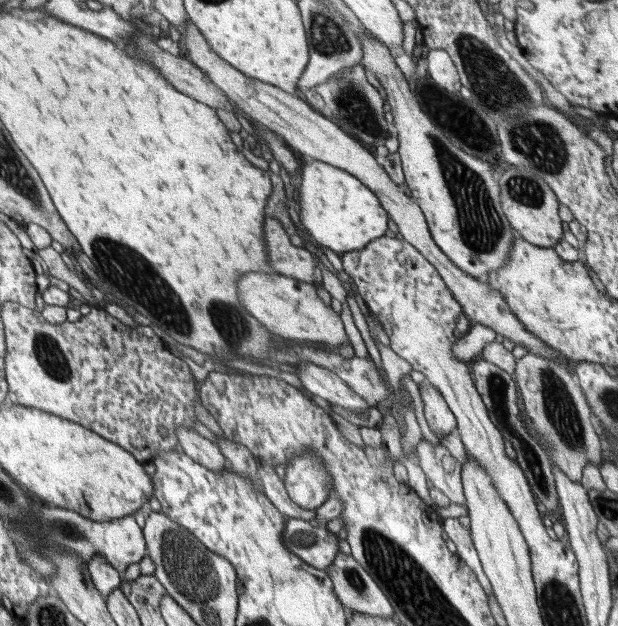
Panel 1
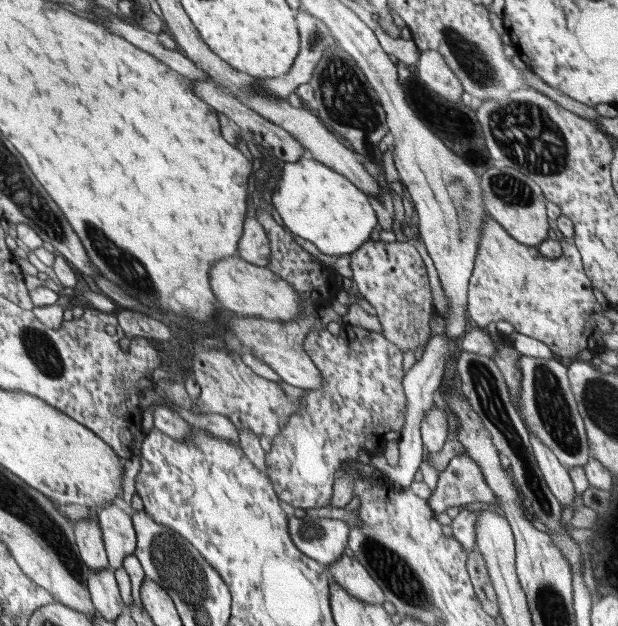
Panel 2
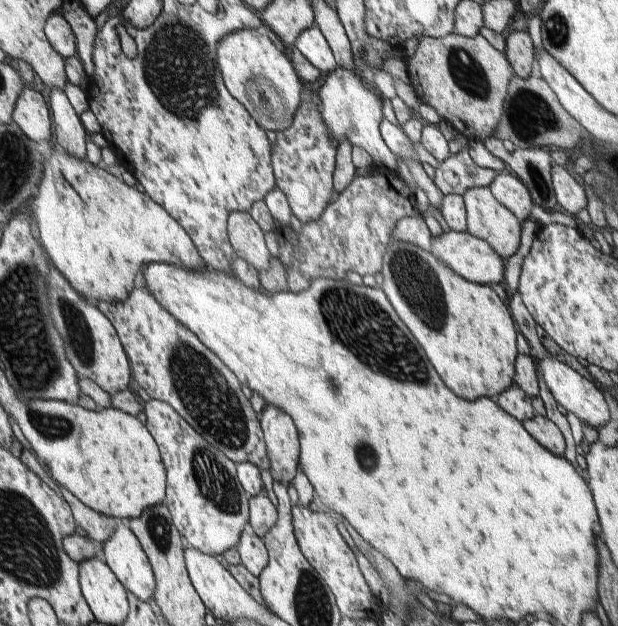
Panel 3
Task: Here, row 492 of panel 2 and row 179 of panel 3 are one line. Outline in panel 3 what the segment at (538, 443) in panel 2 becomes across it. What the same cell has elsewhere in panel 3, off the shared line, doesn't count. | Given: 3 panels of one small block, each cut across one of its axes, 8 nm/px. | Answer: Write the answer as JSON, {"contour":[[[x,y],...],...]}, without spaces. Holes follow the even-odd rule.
{"contour":[[[557,162],[553,166],[551,176],[558,204],[566,212],[576,216],[582,209],[587,208],[585,190],[574,176],[570,174],[567,166],[561,167]]]}

